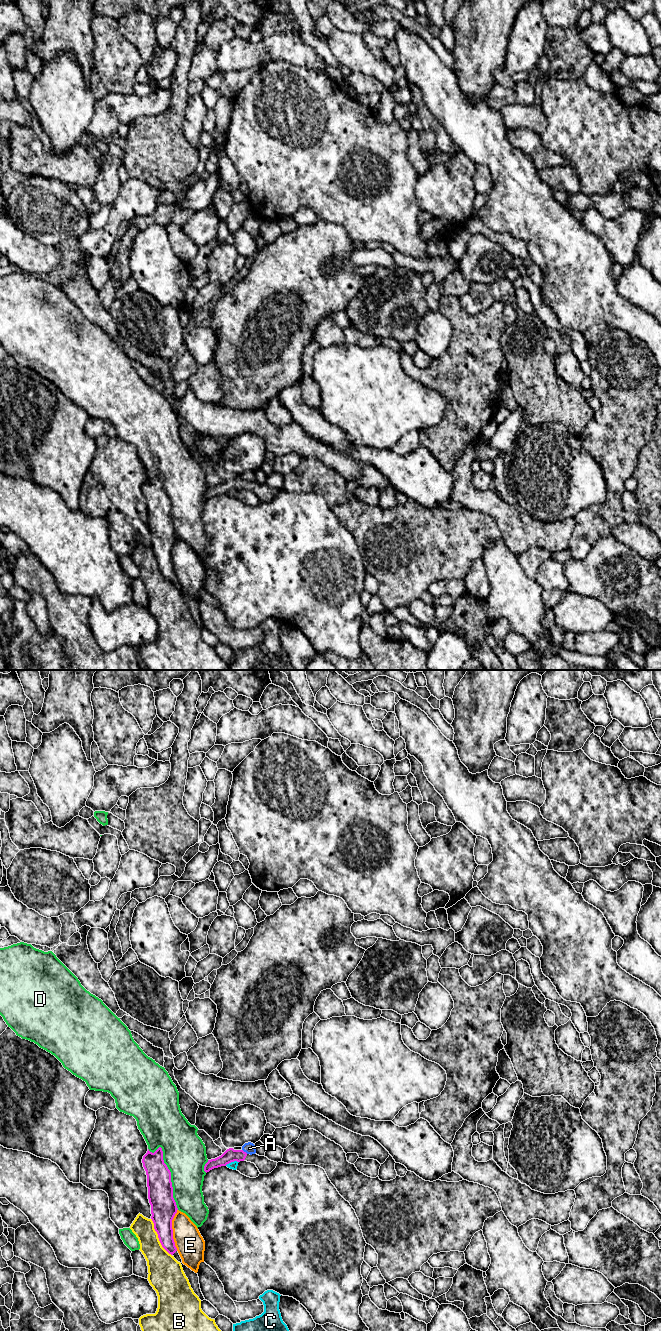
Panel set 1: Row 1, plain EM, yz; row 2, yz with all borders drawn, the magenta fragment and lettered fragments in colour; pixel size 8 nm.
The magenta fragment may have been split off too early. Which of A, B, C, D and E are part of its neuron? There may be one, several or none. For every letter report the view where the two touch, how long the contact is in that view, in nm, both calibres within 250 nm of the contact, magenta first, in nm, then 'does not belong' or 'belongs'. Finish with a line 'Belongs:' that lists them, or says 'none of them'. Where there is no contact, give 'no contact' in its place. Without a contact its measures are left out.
A: yz | 60 nm | 110/90 nm | does not belong
B: yz | 340 nm | 200/240 nm | does not belong
C: yz | 120 nm | 110/60 nm | does not belong
D: yz | 550 nm | 200/340 nm | does not belong
E: yz | 340 nm | 200/220 nm | does not belong
Belongs: none of them

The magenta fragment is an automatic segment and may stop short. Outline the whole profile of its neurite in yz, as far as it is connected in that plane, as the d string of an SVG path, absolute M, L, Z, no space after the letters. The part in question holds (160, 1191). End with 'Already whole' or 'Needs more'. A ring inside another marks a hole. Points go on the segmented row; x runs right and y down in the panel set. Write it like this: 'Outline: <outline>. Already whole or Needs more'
Outline: M159 1147L154 1153L149 1149L142 1159L147 1175L148 1199L151 1205L151 1219L162 1247L171 1255L177 1248L173 1239L172 1220L177 1213L173 1198L171 1172L163 1160Z. Already whole

